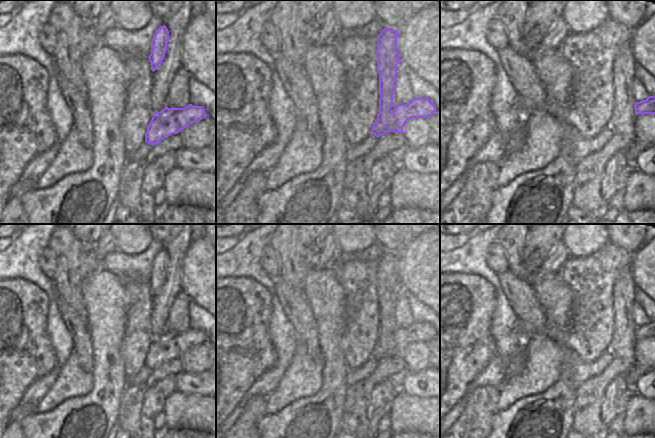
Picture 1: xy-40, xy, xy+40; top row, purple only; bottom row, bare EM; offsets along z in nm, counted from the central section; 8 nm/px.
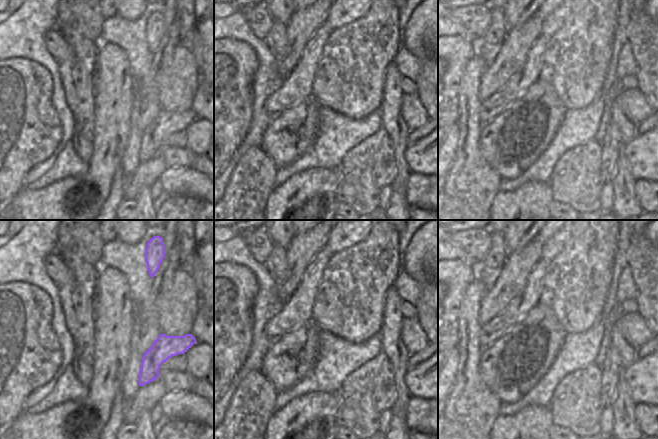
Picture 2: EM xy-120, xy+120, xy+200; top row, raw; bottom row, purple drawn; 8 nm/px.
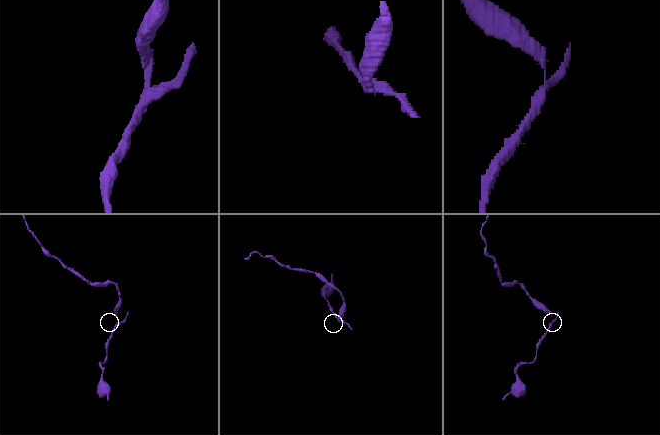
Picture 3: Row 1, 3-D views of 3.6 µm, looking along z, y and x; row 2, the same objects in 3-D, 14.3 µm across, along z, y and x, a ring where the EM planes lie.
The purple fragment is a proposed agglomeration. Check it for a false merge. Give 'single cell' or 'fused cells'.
fused cells

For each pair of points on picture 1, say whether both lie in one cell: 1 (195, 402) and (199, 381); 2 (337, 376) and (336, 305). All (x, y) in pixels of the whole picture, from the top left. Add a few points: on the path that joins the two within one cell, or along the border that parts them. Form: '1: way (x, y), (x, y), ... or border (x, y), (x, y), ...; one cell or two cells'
1: border (176, 390), (182, 393), (197, 393), (205, 396); two cells
2: way (333, 358), (332, 323); one cell

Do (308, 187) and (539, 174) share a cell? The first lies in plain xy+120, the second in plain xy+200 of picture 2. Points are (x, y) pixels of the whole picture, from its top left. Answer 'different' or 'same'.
different

